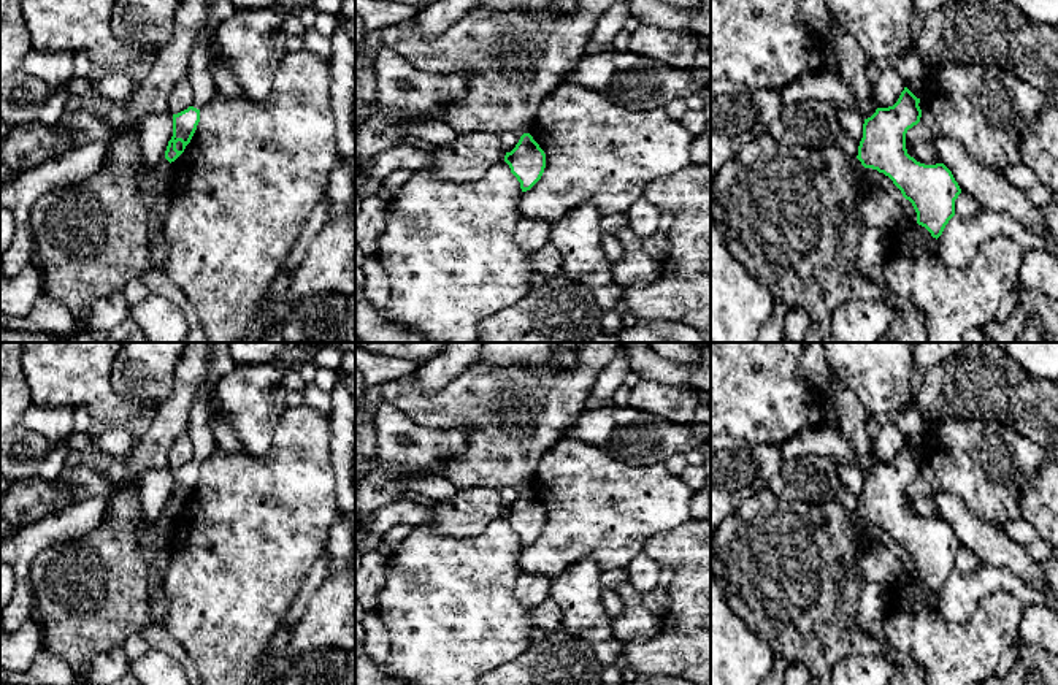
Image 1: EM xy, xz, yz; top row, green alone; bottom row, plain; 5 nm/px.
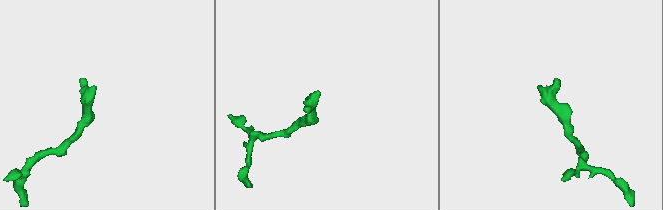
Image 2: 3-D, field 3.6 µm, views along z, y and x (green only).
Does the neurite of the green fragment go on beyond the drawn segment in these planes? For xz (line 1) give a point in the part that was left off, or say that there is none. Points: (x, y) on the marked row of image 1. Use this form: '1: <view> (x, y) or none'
1: none

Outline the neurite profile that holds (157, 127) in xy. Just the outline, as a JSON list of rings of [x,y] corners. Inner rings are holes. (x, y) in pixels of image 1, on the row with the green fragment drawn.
[[[146,113],[141,124],[141,149],[144,160],[154,166],[159,165],[165,159],[165,151],[171,136],[171,113]]]

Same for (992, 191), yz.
[[[936,138],[934,149],[960,189],[972,195],[982,208],[1006,212],[1026,230],[1039,232],[1041,209],[1022,189],[1012,186],[1001,173],[980,165],[953,138]]]

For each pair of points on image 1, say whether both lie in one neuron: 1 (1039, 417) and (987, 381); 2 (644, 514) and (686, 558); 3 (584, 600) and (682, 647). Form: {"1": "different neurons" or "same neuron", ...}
{"1": "same neuron", "2": "different neurons", "3": "different neurons"}

